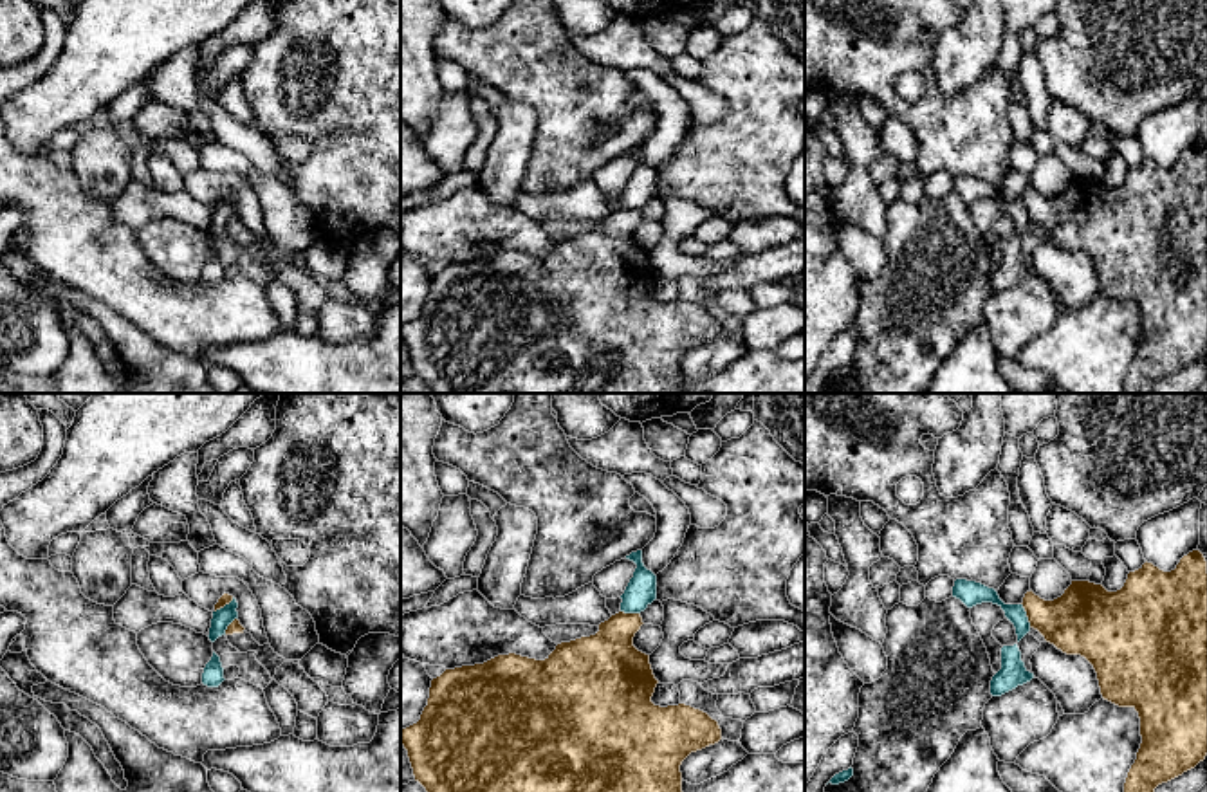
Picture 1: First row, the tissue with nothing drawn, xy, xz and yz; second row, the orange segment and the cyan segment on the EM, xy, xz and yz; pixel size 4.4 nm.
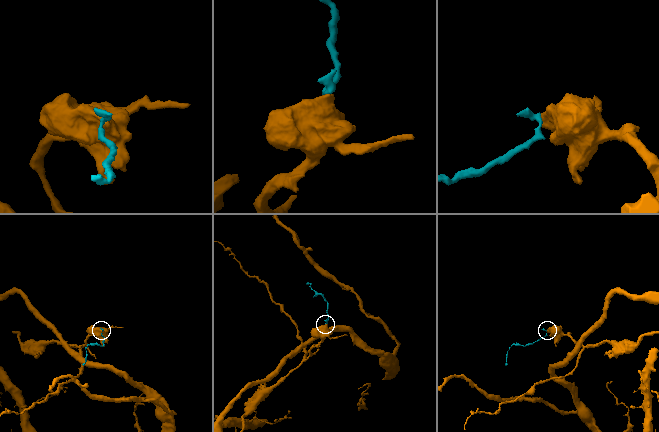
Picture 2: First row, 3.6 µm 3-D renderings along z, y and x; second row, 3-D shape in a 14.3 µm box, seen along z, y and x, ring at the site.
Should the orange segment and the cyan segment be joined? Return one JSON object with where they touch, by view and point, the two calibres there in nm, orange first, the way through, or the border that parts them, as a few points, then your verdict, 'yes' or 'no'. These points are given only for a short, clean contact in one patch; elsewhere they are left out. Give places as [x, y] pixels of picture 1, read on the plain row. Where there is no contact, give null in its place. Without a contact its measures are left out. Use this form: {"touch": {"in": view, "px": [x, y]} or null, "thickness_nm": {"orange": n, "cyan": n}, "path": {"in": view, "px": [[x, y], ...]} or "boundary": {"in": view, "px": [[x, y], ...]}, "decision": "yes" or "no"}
{"touch": {"in": "yz", "px": [1027, 211]}, "thickness_nm": {"orange": 300, "cyan": 90}, "boundary": {"in": "yz", "px": [[1022, 199], [1031, 222]]}, "decision": "no"}

